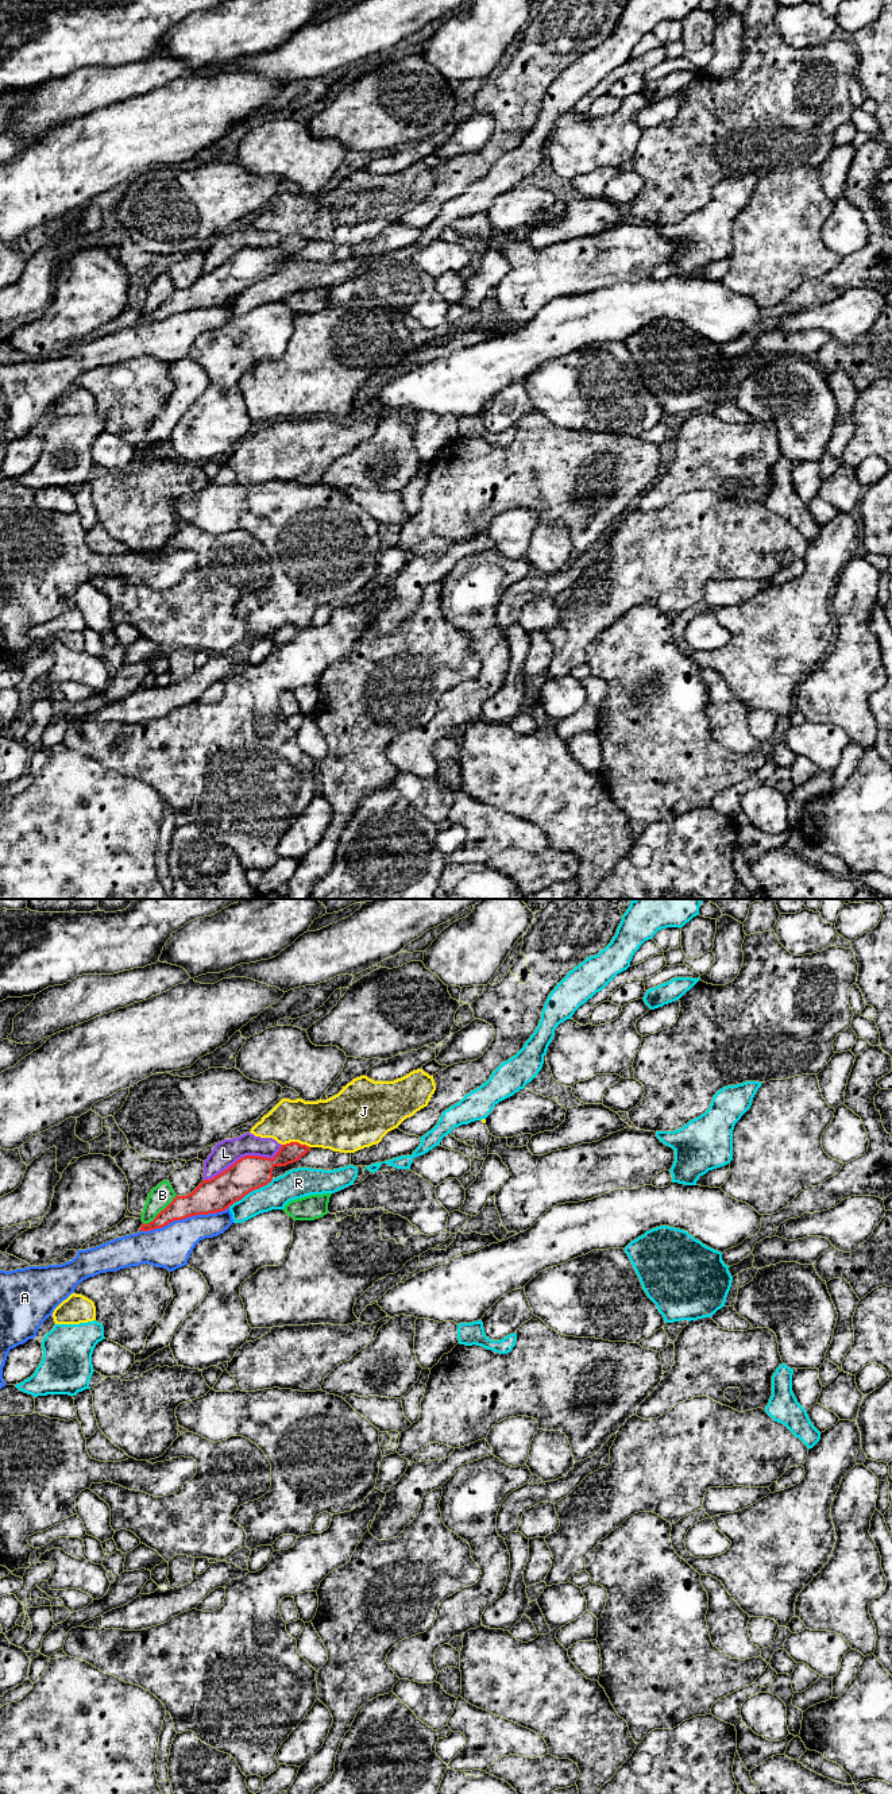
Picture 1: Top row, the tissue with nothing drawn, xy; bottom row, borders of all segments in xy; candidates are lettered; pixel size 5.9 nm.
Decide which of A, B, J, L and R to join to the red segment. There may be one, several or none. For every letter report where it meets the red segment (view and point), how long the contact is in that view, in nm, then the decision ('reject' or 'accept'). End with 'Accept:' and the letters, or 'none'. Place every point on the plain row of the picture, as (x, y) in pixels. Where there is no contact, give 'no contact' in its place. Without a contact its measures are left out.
A: meets red in xy at (184, 311); contact 550 nm long; reject
B: meets red in xy at (159, 305); contact 260 nm long; reject
J: meets red in xy at (296, 235); contact 170 nm long; reject
L: meets red in xy at (243, 250); contact 500 nm long; reject
R: meets red in xy at (250, 284); contact 320 nm long; reject
Accept: none

